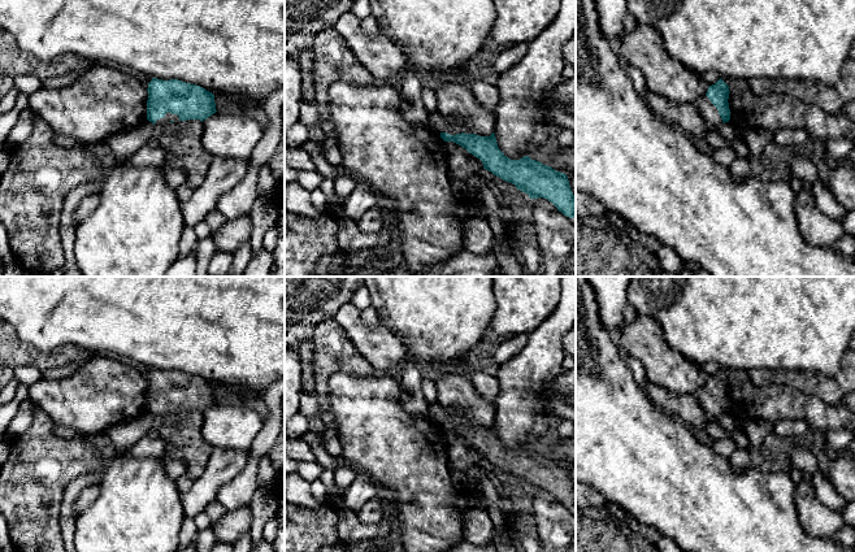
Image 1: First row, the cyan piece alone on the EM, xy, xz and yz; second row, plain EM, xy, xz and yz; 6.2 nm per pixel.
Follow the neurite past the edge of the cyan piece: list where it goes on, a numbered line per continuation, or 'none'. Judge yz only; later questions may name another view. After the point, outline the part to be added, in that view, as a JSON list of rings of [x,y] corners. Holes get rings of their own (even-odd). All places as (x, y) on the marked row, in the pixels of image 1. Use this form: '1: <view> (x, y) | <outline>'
1: yz (708, 112) | [[[702,96],[699,97],[695,103],[694,103],[698,113],[700,114],[700,117],[708,122],[709,125],[720,125],[722,123],[722,119],[719,114],[717,108],[711,103],[711,100],[707,96]]]

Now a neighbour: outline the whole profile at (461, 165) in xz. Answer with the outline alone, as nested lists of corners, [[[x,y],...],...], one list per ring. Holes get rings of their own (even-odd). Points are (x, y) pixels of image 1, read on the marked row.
[[[444,142],[444,145],[451,179],[465,182],[483,169],[482,161],[461,145],[453,142]]]

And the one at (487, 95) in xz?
[[[463,69],[457,71],[457,77],[461,77],[464,84],[473,92],[477,101],[483,105],[489,112],[494,112],[499,103],[499,90],[496,86],[491,86],[485,81],[469,79],[464,75]]]

